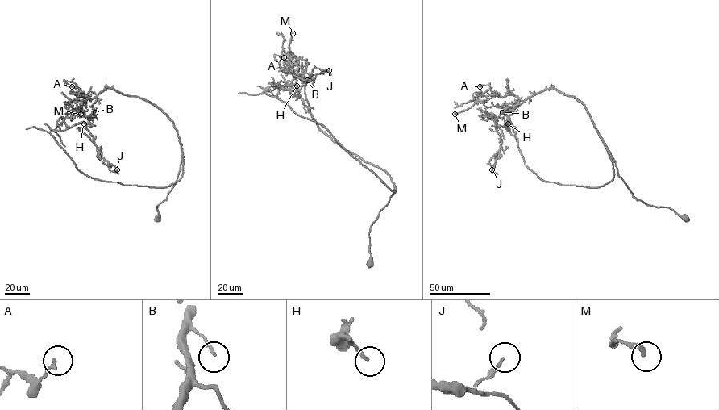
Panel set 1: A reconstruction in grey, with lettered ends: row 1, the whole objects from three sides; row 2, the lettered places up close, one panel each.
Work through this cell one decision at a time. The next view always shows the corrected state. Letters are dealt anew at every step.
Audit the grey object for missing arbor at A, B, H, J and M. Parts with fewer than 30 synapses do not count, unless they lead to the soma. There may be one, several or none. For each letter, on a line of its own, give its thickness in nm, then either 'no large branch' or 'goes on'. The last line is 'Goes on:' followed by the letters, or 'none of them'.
A: 120 nm | no large branch
B: 130 nm | no large branch
H: 140 nm | no large branch
J: 130 nm | no large branch
M: 280 nm | no large branch
Goes on: none of them

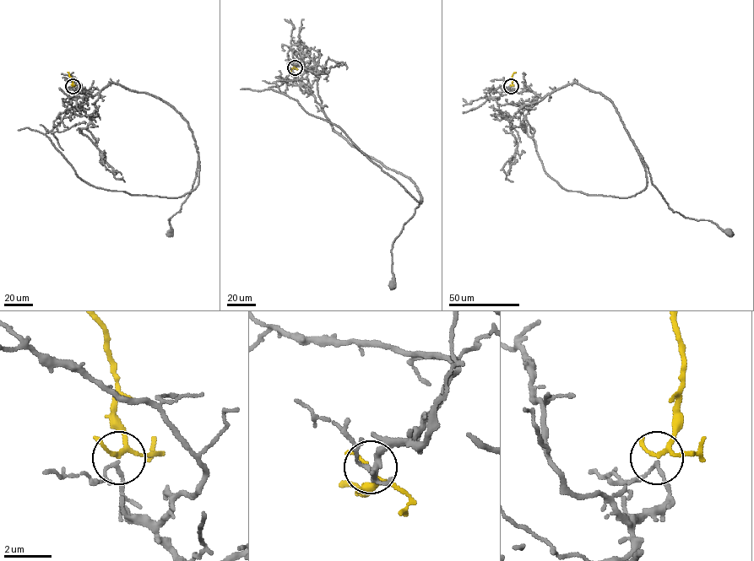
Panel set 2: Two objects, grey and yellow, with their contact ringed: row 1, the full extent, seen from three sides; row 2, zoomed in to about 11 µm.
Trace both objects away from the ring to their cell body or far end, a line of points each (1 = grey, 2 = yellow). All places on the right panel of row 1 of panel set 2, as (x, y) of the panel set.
1: (511, 86), (509, 92), (532, 90), (544, 98), (577, 83), (607, 98), (669, 207), (730, 233)
2: (511, 86), (512, 75), (516, 72)

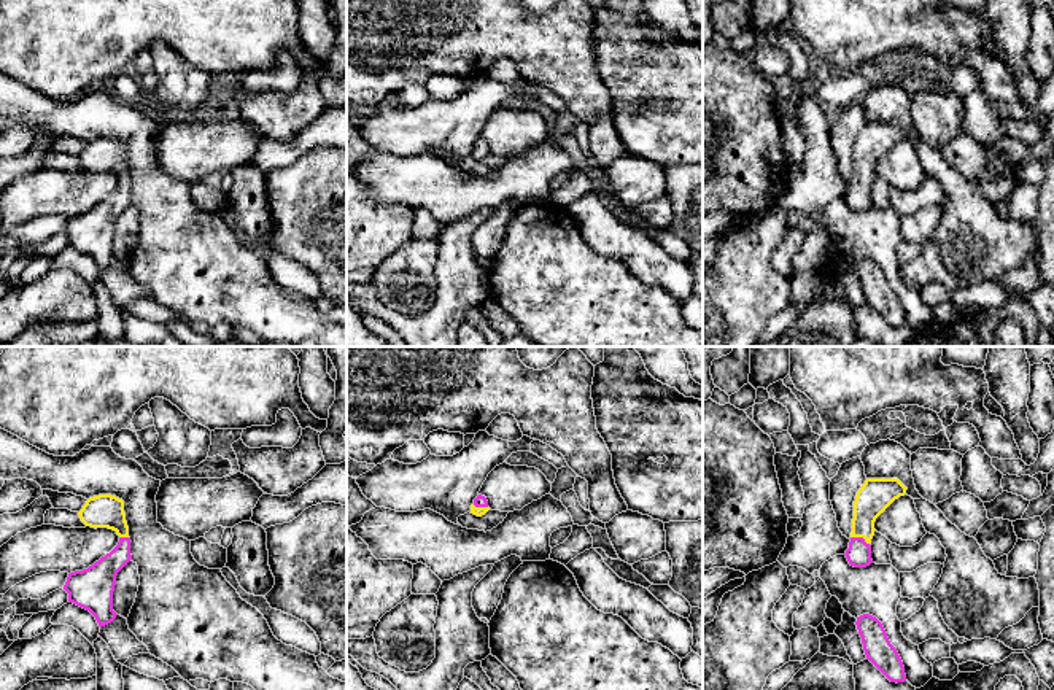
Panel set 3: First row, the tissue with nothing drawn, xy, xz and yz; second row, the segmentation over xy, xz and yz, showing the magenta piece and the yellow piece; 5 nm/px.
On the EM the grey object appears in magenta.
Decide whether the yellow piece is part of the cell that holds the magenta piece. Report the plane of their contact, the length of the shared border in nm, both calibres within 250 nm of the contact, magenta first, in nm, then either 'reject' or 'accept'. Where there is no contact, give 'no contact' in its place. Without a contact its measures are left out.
yz | 100 nm | 130/170 nm | accept

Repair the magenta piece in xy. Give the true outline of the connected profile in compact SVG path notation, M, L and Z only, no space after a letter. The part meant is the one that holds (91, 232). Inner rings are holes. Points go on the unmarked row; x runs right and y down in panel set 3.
M99 138L89 141L78 159L86 170L108 172L119 180L118 189L110 197L87 213L70 216L64 229L68 246L89 254L102 272L118 259L113 254L116 219L132 204L124 145L111 138Z

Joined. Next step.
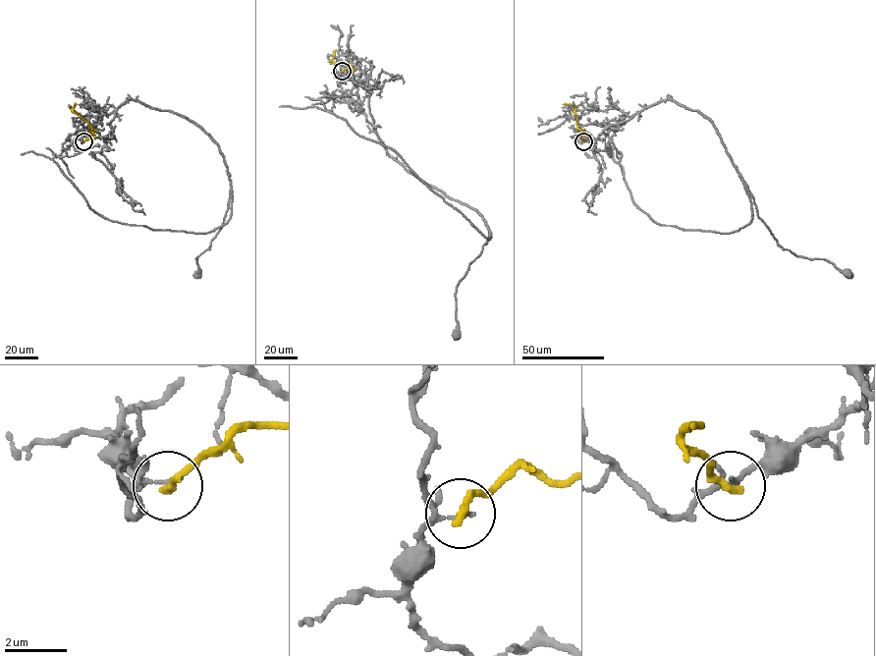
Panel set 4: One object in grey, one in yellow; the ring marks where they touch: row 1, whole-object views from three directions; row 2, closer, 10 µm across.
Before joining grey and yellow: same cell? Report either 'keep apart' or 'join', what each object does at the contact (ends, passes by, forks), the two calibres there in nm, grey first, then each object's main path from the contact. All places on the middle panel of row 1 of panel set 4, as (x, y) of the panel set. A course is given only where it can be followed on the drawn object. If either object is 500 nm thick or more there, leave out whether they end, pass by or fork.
keep apart | grey passes by | yellow ends | 100/280 nm | grey via (342, 71), (344, 79), (364, 74), (388, 154), (488, 227), (457, 288), (457, 337) | yellow via (342, 71), (354, 70), (350, 64), (332, 61), (335, 49)

